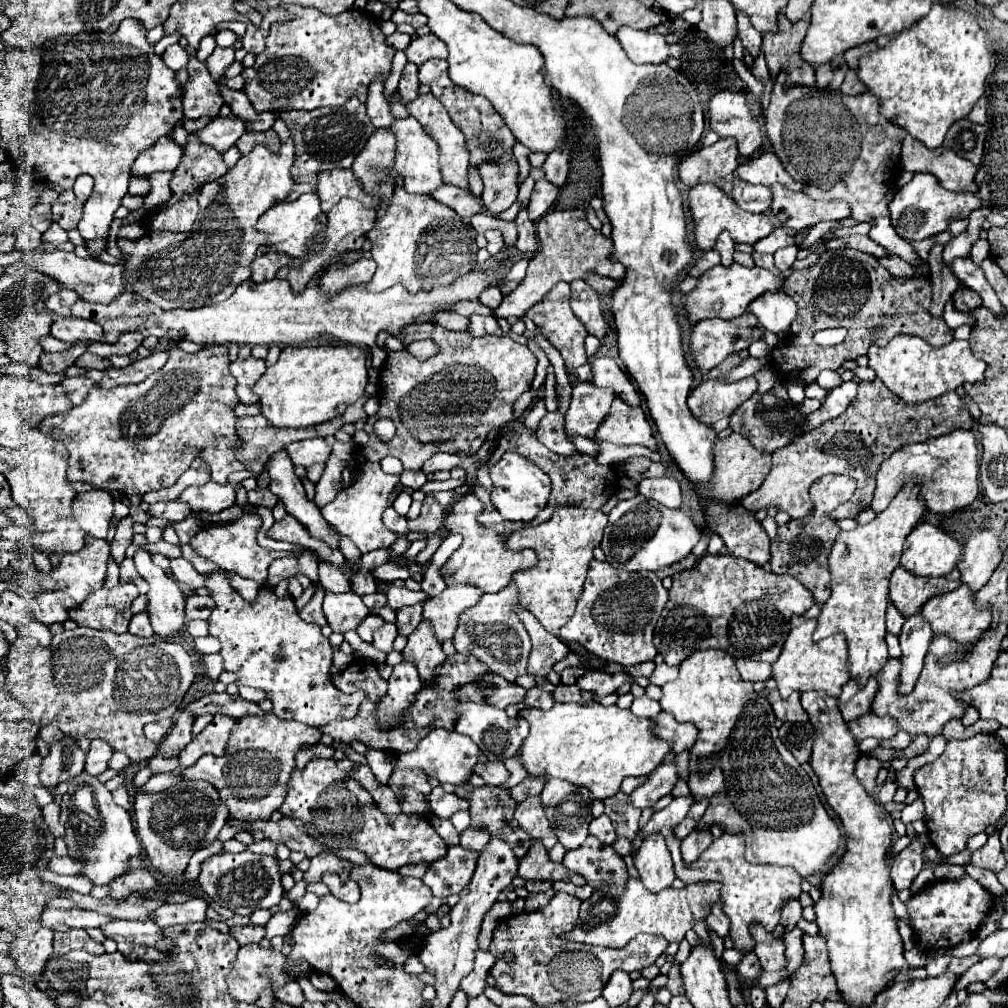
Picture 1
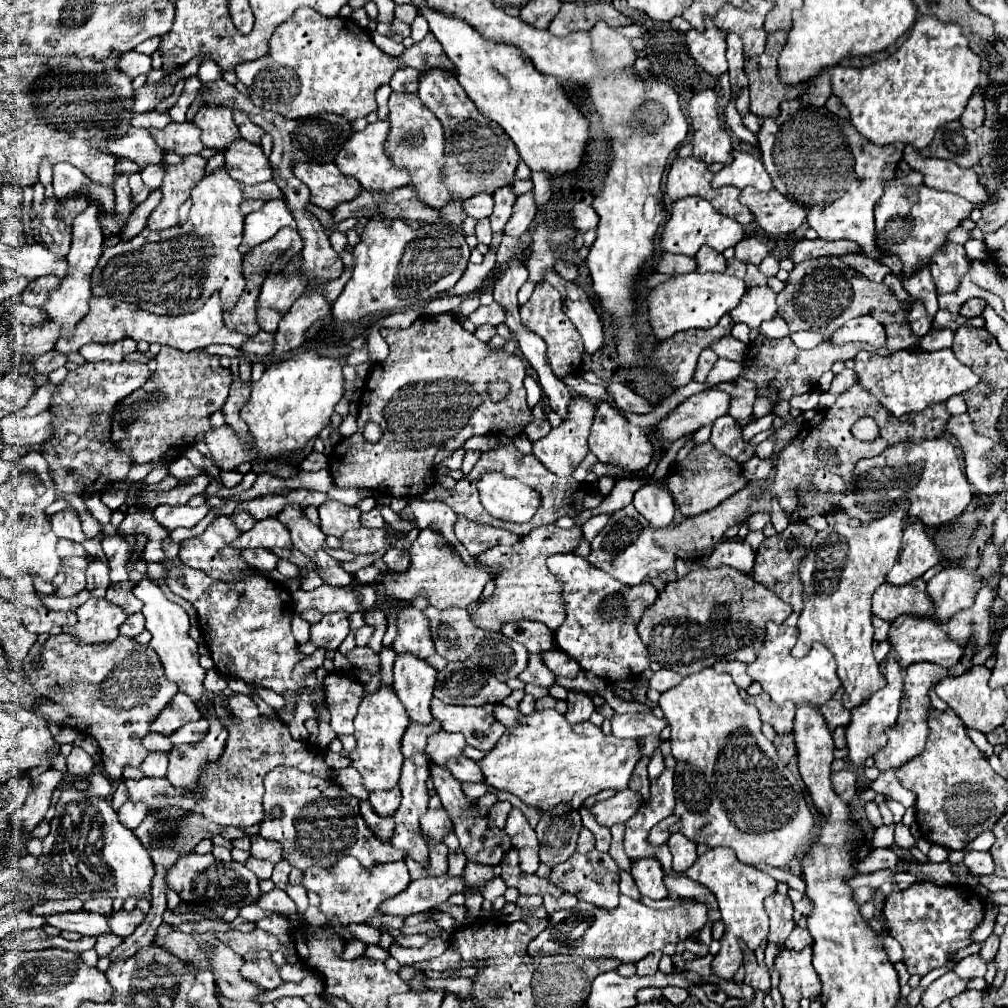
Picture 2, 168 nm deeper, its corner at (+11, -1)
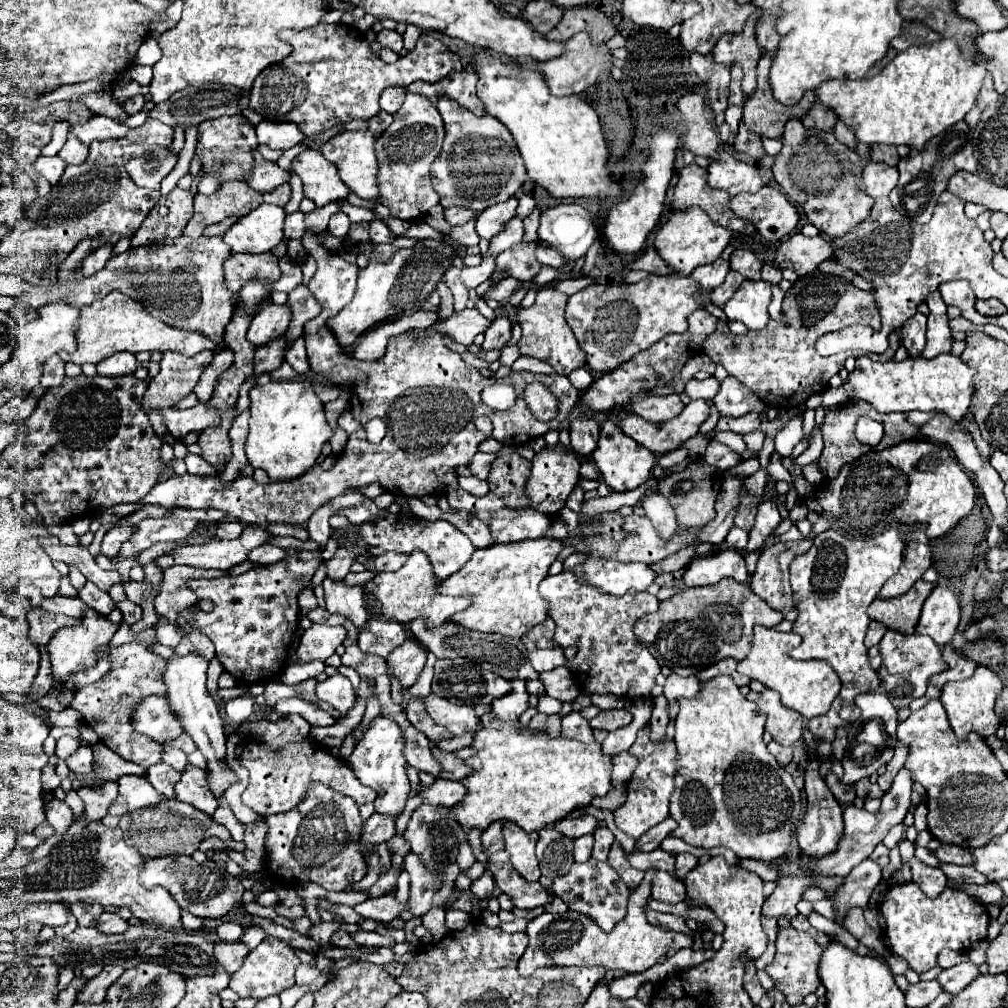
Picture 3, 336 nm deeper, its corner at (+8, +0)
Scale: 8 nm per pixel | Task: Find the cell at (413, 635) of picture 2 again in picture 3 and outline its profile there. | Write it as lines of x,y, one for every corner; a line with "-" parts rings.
406,637
404,643
388,655
388,673
394,673
402,689
408,689
424,669
426,655
428,651
414,637

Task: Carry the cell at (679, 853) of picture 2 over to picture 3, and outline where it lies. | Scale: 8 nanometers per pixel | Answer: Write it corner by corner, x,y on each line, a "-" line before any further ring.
680,853
676,855
676,877
684,879
688,871
692,871
698,865
698,859
692,853

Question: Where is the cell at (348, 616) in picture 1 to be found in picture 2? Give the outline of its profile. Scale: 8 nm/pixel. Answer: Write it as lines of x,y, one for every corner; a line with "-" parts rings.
339,610
333,614
325,614
319,624
311,626
311,636
309,640
317,648
325,650
337,650
339,644
345,640
349,634
349,622
347,622
347,612

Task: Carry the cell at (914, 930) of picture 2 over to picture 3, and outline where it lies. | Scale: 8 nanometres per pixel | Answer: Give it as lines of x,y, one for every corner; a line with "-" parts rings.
916,883
890,887
880,903
880,913
884,915
888,925
884,933
890,951
904,957
910,969
914,969
916,973
924,973
936,967
938,953
942,949
964,951
972,943
986,939
990,921
986,907
976,899
968,897
966,893
946,887
942,895
932,899

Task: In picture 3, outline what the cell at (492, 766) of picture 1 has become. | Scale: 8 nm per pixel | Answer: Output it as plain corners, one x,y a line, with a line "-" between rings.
432,747
432,753
434,753
434,757
440,761
440,765
442,765
442,777
444,779
464,779
464,777
468,777
470,773
472,773
472,769
470,769
470,765
464,761
464,759
460,759
460,757
456,757
454,753
444,753
444,751
440,751
440,749
436,749
436,747

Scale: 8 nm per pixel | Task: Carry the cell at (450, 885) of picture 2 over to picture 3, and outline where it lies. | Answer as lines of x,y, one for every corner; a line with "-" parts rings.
394,895
386,897
376,897
376,899
366,899
364,903
354,907
362,917
366,919
376,919
376,921
394,921
400,917
400,913
408,911
408,901
398,903

